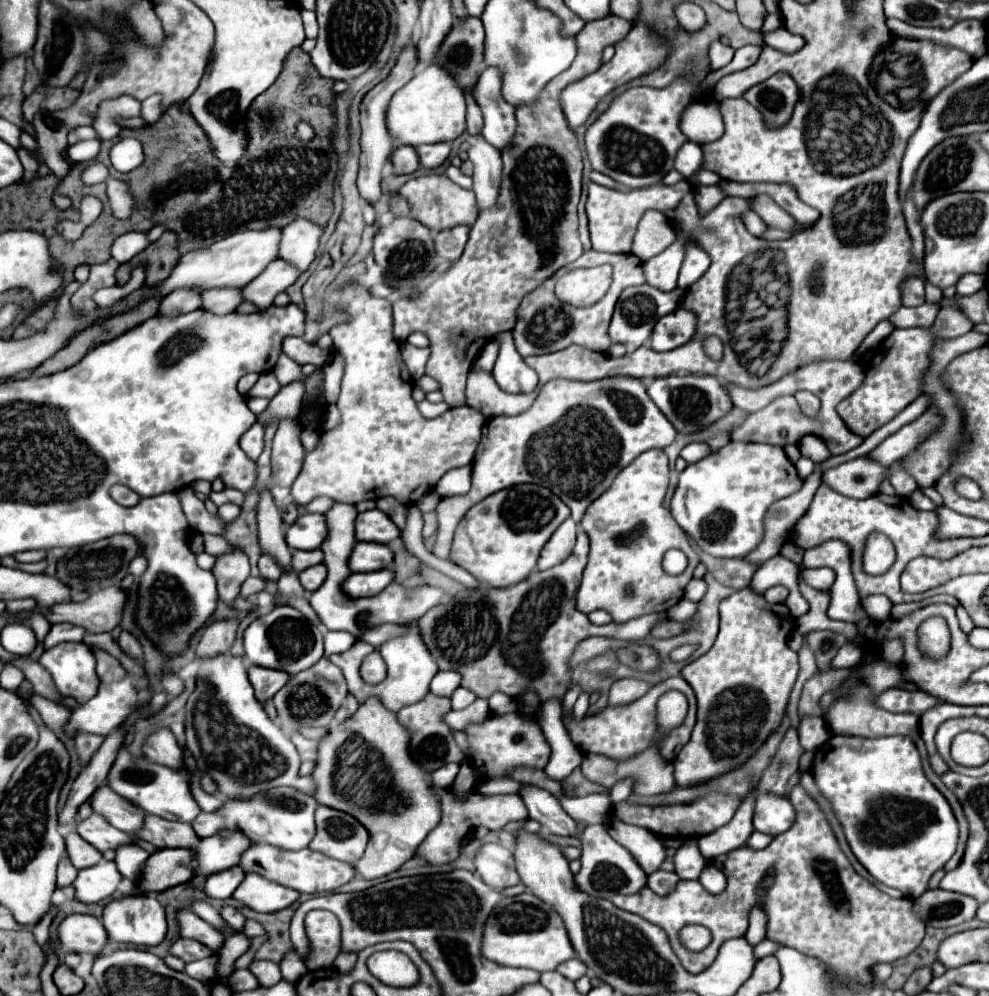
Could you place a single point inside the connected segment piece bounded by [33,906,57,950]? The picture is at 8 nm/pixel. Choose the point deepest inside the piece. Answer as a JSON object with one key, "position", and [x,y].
{"position":[41,930]}

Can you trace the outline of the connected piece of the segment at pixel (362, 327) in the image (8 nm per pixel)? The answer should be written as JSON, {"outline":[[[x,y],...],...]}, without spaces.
{"outline":[[[353,280],[337,292],[335,310],[349,314],[349,322],[335,324],[329,330],[333,348],[345,360],[341,394],[335,402],[341,422],[333,430],[323,432],[315,450],[305,454],[291,496],[299,506],[317,496],[345,504],[391,496],[411,506],[435,488],[447,470],[467,466],[473,460],[486,419],[466,405],[449,408],[431,420],[421,416],[411,398],[413,380],[393,336],[389,300],[373,296],[367,286]]]}

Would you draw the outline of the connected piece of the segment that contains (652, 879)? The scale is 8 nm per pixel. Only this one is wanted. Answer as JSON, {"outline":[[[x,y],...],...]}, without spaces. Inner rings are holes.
{"outline":[[[653,872],[647,880],[647,886],[655,892],[655,894],[669,894],[671,888],[675,888],[675,884],[679,882],[679,876],[675,872]]]}

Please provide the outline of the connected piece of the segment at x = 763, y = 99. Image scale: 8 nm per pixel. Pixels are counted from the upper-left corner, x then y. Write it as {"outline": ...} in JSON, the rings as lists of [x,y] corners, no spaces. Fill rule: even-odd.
{"outline":[[[777,72],[765,82],[749,88],[743,98],[763,114],[769,126],[783,126],[791,118],[799,94],[793,78],[785,72]]]}

